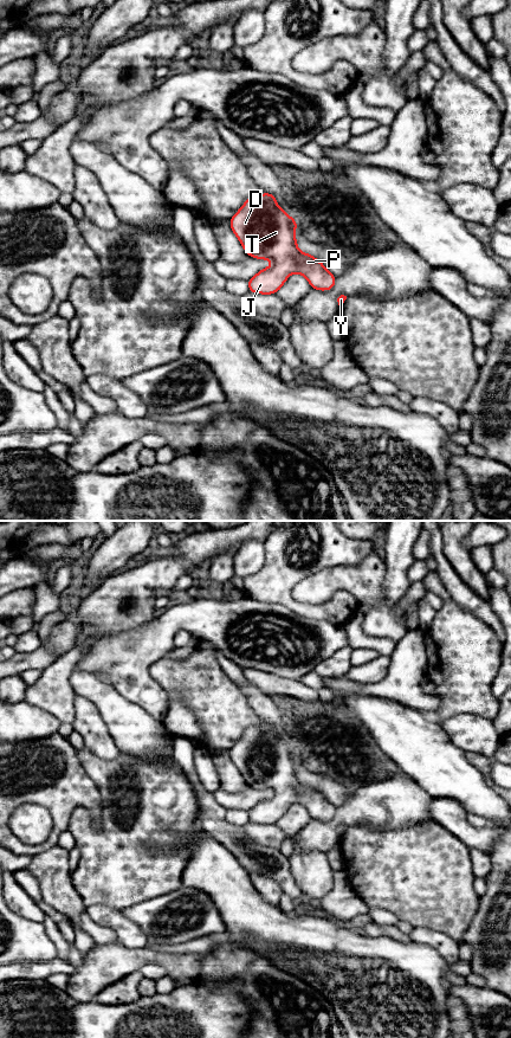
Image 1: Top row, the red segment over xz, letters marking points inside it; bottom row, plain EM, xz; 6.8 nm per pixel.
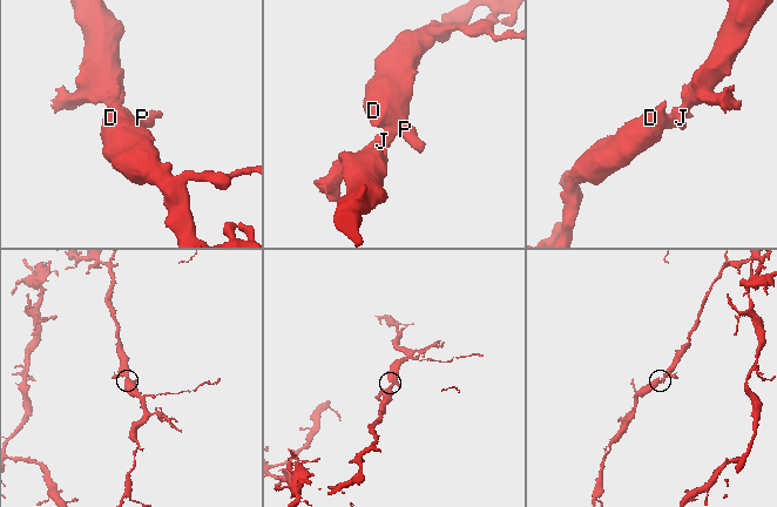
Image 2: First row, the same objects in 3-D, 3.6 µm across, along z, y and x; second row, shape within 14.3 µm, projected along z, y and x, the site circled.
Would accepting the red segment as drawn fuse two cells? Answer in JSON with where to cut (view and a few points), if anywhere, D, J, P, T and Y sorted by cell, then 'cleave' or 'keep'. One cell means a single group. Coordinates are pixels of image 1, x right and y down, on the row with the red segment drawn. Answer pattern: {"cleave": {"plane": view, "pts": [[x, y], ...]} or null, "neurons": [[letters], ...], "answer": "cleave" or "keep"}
{"cleave": null, "neurons": [["D", "J", "P", "T", "Y"]], "answer": "keep"}

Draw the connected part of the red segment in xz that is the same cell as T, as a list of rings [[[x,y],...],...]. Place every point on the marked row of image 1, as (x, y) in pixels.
[[[263,191],[261,196],[248,198],[242,207],[229,219],[229,226],[247,256],[257,259],[271,259],[273,265],[259,271],[248,279],[248,290],[254,294],[277,294],[292,273],[302,273],[313,290],[331,290],[336,277],[330,273],[321,260],[309,253],[300,252],[297,247],[295,230],[298,226],[284,209],[277,206],[277,198]]]

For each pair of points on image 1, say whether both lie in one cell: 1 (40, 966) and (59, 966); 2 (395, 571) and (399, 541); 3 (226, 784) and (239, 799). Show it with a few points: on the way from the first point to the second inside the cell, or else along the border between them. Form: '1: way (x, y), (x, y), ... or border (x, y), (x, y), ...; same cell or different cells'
1: way (45, 966), (55, 966); same cell
2: way (396, 563), (399, 548); same cell
3: border (246, 785), (239, 791), (231, 792), (220, 788); different cells

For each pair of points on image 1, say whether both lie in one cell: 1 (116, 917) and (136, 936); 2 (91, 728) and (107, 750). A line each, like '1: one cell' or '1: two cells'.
1: one cell
2: one cell

